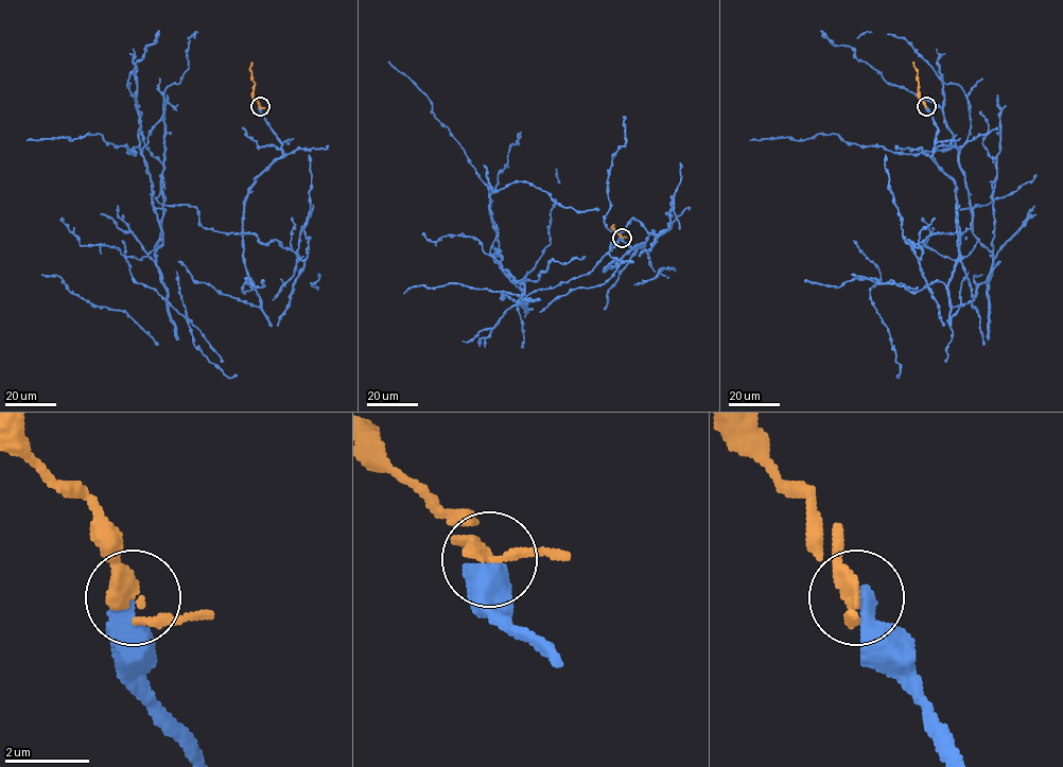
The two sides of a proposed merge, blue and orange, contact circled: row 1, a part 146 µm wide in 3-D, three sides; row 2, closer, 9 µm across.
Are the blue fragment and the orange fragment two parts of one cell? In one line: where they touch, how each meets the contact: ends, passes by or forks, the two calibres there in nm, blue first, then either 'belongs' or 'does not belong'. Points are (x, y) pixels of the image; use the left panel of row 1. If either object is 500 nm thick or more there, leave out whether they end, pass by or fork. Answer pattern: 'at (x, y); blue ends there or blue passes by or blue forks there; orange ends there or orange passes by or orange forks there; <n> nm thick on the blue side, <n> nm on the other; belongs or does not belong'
at (260, 106); 500 nm thick on the blue side, 320 nm on the other; belongs

